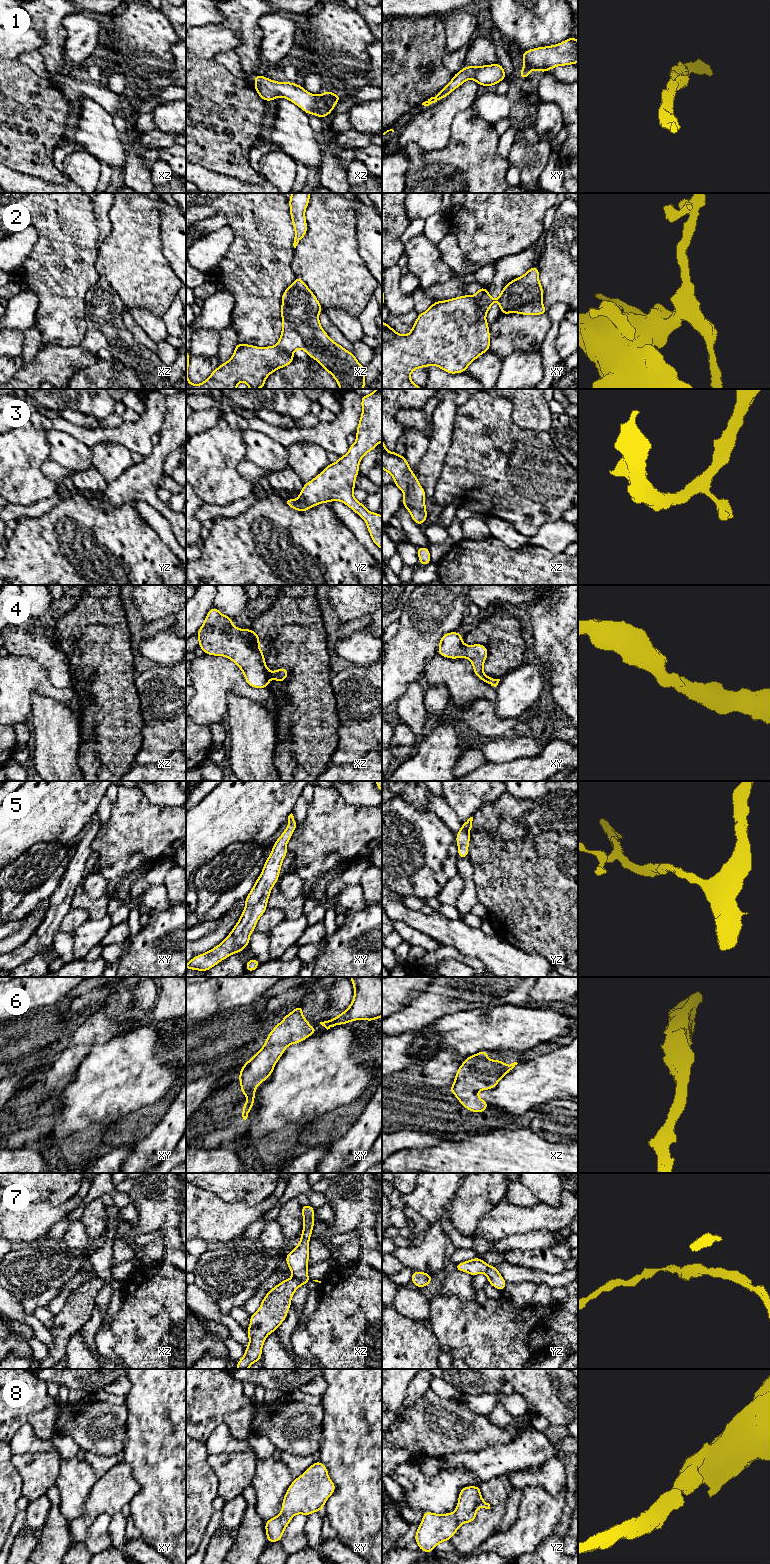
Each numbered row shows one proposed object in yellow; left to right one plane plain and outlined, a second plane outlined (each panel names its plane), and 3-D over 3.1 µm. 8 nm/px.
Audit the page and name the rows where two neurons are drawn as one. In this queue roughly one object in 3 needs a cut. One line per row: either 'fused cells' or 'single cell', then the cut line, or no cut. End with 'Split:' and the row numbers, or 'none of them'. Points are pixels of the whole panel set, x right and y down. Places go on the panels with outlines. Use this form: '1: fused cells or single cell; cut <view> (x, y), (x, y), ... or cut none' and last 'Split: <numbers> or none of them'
1: single cell; cut none
2: fused cells; cut xy (472, 296), (479, 310), (485, 314)
3: single cell; cut none
4: single cell; cut none
5: single cell; cut none
6: single cell; cut none
7: fused cells; cut xz (293, 1276), (302, 1280), (308, 1277)
8: single cell; cut none
Split: 2, 7

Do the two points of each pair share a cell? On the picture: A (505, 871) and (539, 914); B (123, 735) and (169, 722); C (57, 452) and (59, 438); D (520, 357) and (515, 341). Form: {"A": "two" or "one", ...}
{"A": "one", "B": "two", "C": "one", "D": "two"}

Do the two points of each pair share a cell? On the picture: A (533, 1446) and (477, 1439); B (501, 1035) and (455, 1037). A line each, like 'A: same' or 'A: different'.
A: different
B: same

